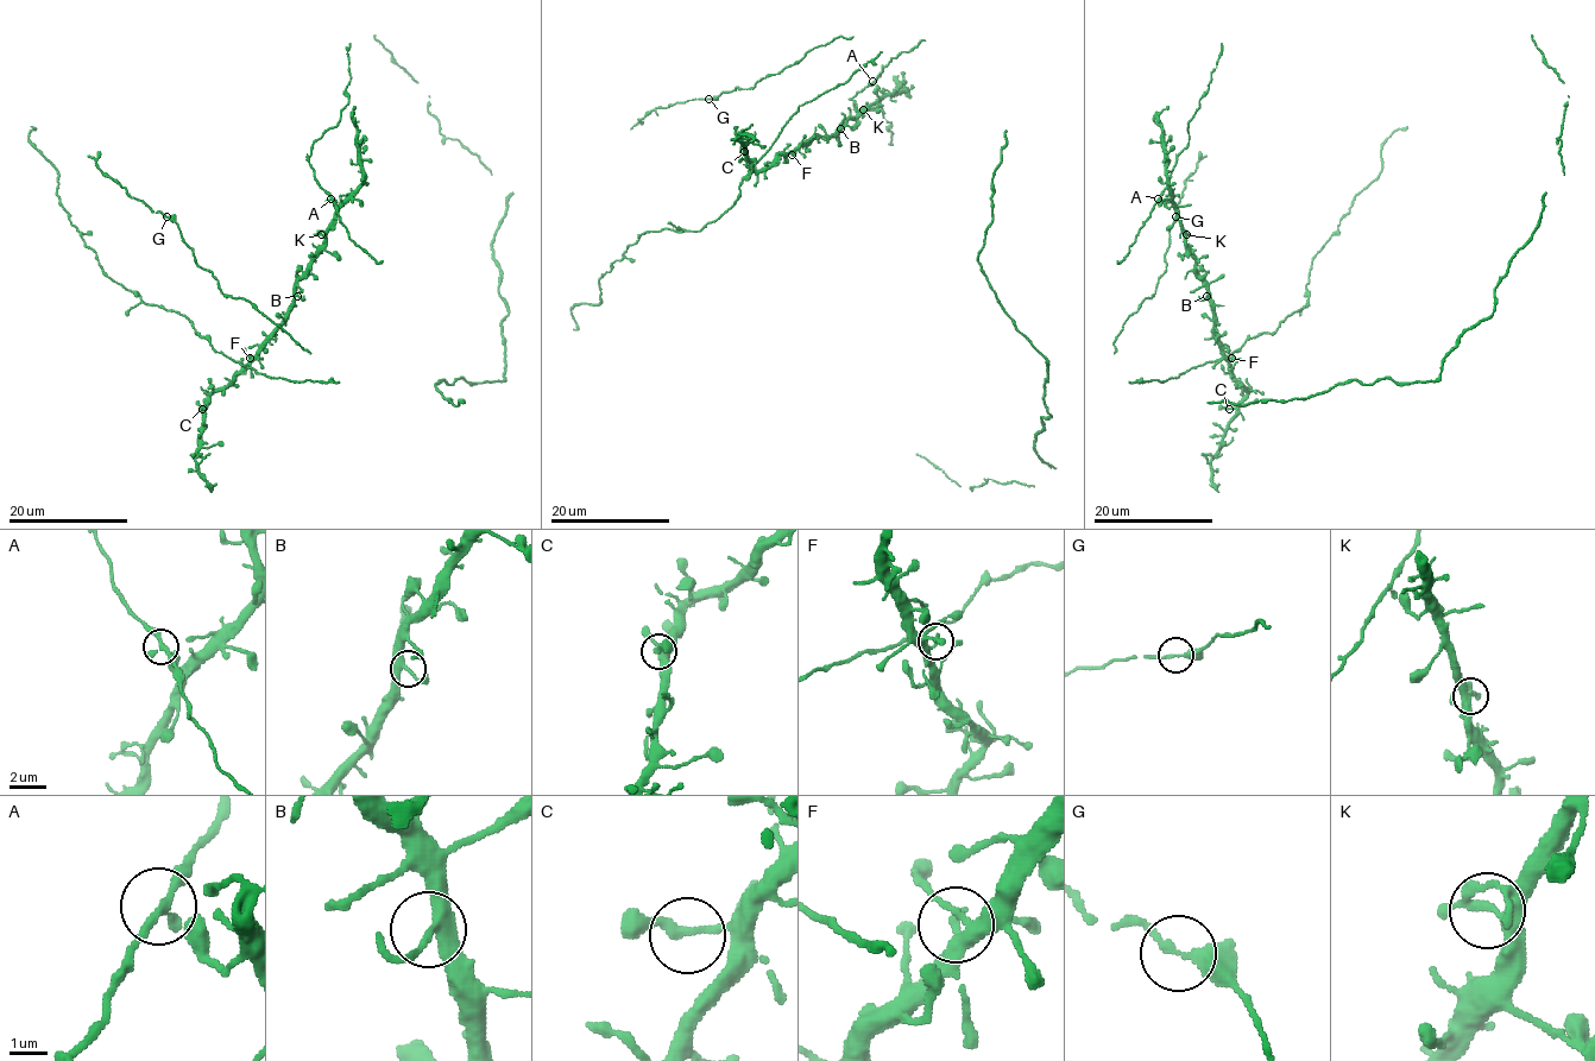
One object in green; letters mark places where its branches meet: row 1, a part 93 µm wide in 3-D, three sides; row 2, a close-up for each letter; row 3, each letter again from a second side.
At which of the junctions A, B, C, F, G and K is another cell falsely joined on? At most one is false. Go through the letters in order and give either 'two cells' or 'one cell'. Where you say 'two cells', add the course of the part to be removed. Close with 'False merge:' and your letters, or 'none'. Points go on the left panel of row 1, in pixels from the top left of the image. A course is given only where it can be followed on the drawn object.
A: one cell
B: one cell
C: one cell
F: one cell
G: one cell
K: one cell
False merge: none

